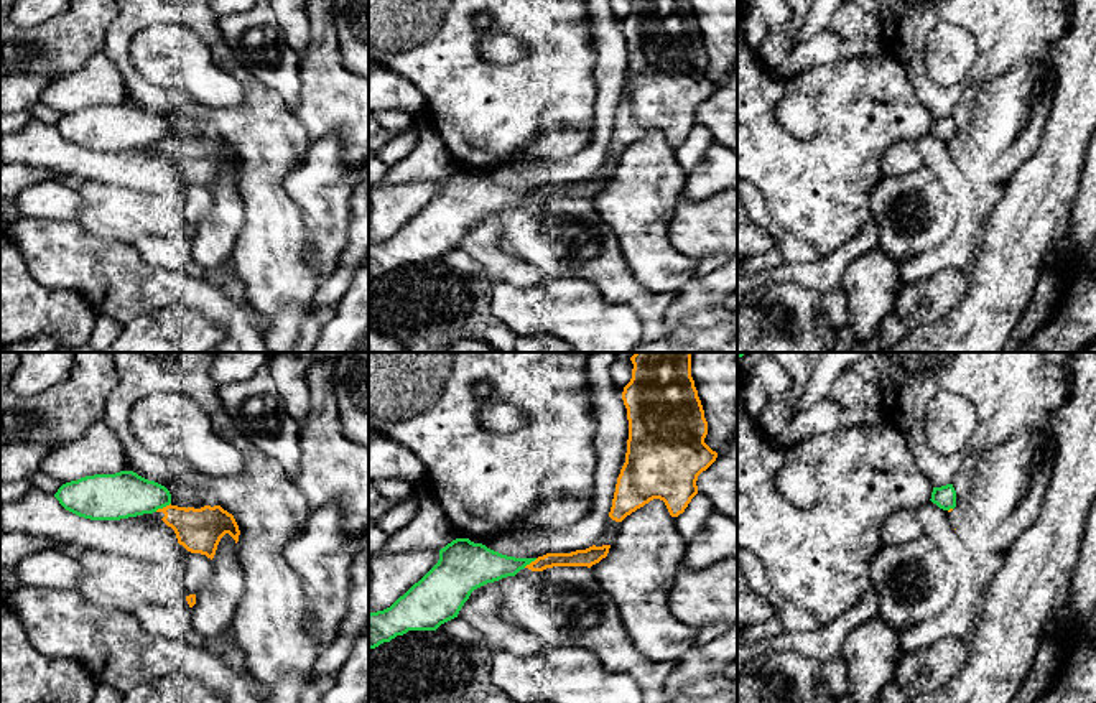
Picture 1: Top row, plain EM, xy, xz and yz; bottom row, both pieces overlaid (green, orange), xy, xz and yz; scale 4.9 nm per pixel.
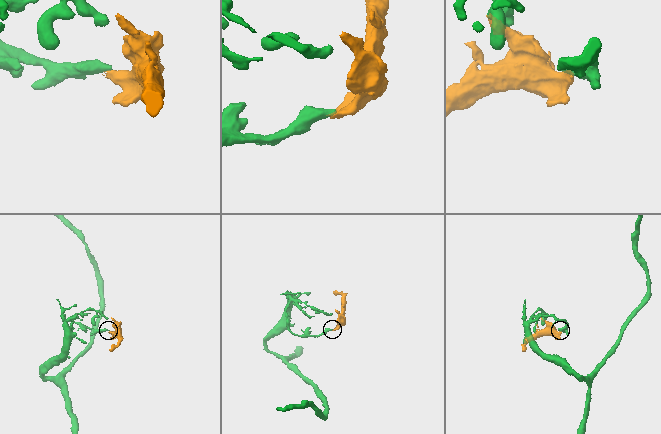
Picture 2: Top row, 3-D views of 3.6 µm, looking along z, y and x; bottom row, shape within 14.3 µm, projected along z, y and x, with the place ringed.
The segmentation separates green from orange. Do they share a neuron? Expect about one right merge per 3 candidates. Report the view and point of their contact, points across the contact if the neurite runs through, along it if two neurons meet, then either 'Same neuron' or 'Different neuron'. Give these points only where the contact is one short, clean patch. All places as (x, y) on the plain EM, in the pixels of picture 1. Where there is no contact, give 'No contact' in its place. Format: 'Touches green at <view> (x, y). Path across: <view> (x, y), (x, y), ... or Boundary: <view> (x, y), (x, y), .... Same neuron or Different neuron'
Touches green at xy (162, 139). Different neuron

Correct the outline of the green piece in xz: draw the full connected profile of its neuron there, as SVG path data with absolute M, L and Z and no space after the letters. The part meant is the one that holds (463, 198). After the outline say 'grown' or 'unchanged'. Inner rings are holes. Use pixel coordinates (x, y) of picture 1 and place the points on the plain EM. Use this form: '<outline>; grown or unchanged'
M456 170L439 181L438 194L390 239L369 245L369 282L408 262L436 262L457 249L471 224L515 207L536 189L515 189Z; unchanged

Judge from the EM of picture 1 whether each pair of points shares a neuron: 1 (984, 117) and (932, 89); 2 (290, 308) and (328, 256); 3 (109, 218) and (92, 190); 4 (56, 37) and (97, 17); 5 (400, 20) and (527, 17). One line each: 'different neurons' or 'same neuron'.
1: different neurons
2: different neurons
3: same neuron
4: same neuron
5: same neuron

